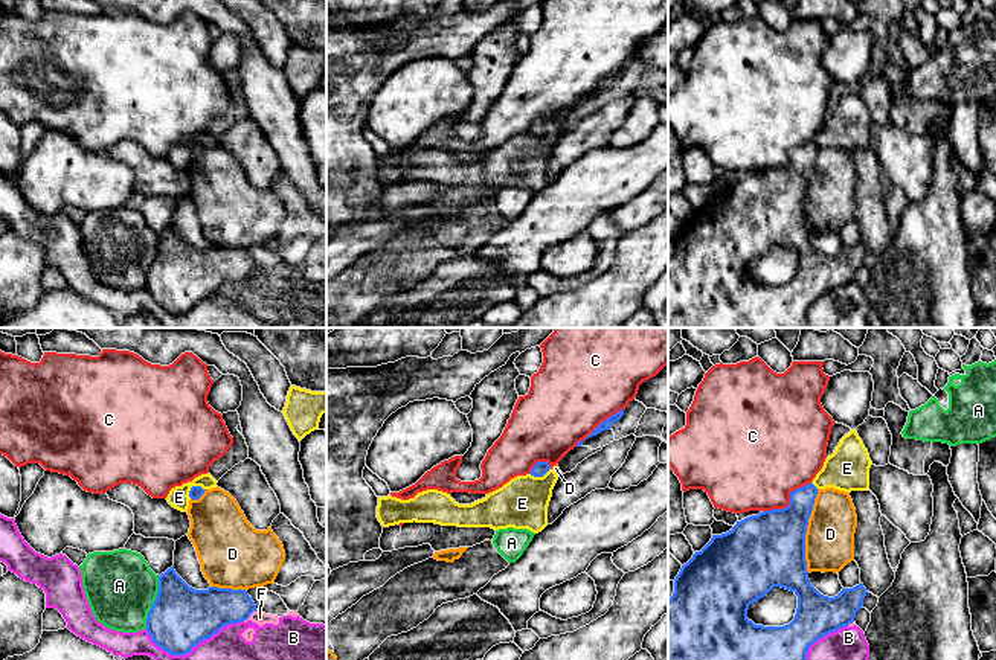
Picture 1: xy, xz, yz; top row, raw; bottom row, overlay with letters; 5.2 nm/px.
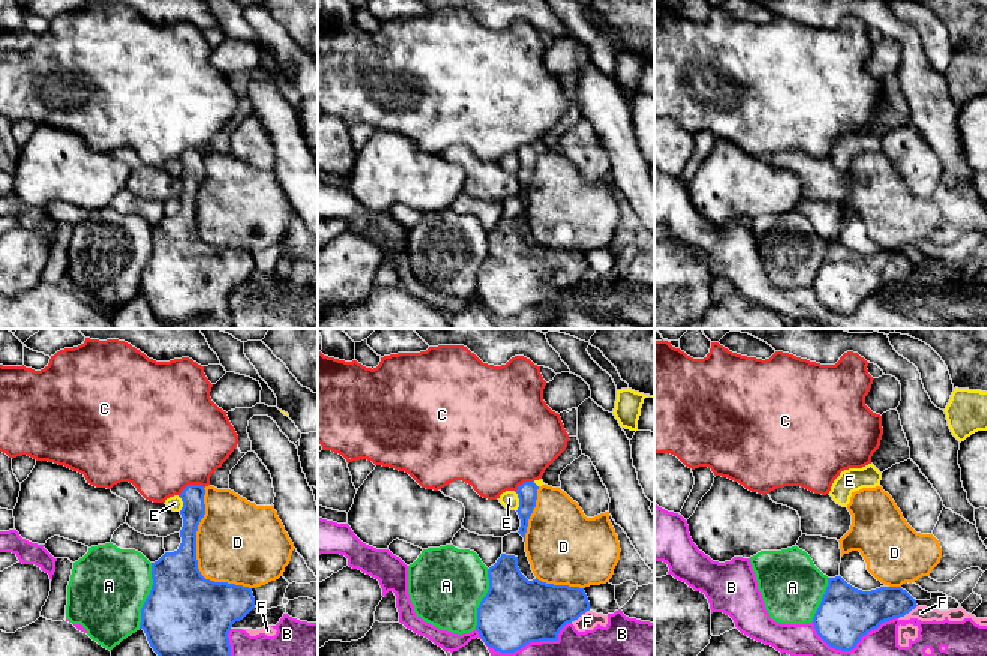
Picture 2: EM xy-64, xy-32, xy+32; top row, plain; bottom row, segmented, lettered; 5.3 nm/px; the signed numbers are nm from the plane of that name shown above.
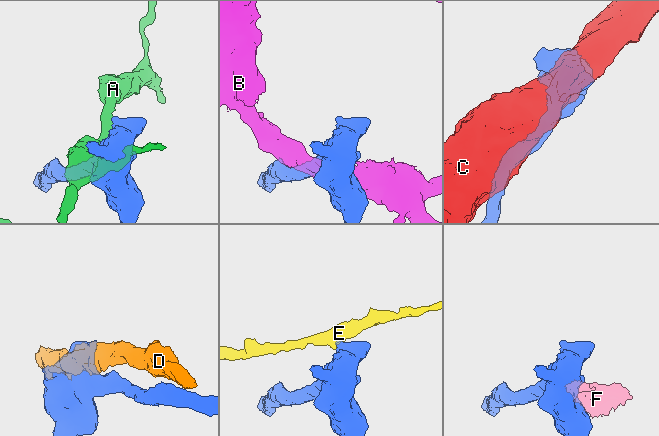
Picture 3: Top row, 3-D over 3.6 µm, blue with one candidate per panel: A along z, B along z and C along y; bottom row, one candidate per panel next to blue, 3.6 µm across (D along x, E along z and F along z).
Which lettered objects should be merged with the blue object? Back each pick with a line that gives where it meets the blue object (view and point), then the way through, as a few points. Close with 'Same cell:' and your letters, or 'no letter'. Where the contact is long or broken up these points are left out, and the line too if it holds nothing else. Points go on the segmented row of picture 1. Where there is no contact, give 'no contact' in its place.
Same cell: no letter

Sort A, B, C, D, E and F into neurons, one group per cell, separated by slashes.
A / B F / C / D / E

